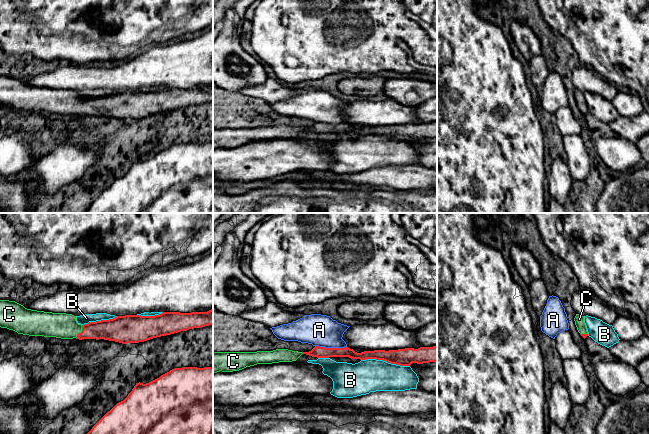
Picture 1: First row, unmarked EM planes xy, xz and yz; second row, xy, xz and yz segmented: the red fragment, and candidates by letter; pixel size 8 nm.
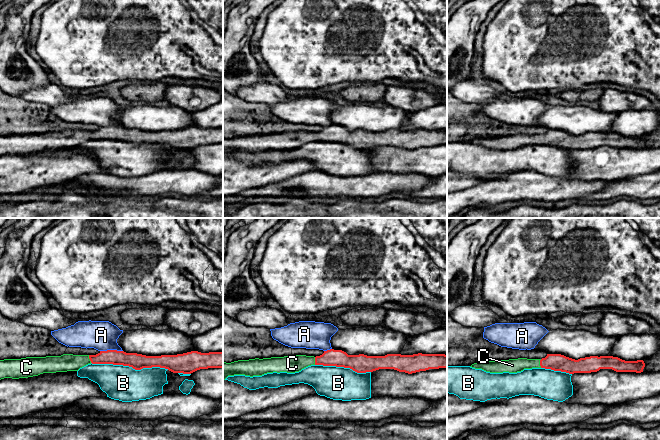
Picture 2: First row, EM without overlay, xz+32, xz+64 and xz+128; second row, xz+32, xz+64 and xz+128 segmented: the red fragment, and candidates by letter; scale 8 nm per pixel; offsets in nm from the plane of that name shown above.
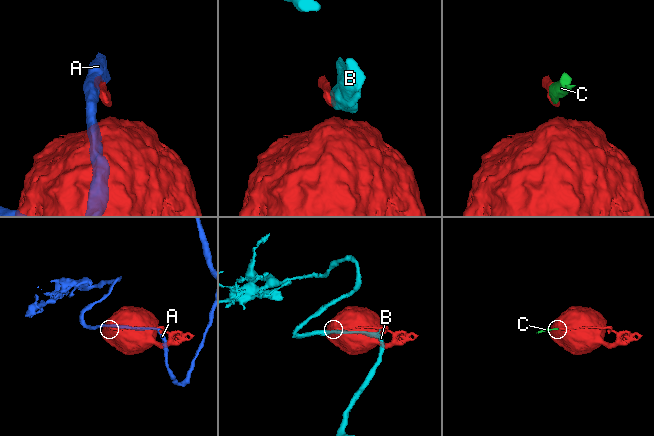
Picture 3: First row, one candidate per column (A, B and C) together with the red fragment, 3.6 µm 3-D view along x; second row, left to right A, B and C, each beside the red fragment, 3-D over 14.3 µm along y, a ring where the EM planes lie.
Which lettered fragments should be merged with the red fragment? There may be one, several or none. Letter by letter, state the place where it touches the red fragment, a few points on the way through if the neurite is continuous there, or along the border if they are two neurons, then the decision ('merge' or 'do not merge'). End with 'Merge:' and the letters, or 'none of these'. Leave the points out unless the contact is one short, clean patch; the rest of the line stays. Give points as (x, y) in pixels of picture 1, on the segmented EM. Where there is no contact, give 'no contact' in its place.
A: xz (331, 348) | do not merge
B: xz (385, 360) | do not merge
C: xy (81, 332) | across xy (112, 329), (81, 332), (60, 325) | merge
Merge: C

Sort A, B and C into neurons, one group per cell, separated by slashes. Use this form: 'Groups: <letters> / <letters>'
Groups: A / B / C

